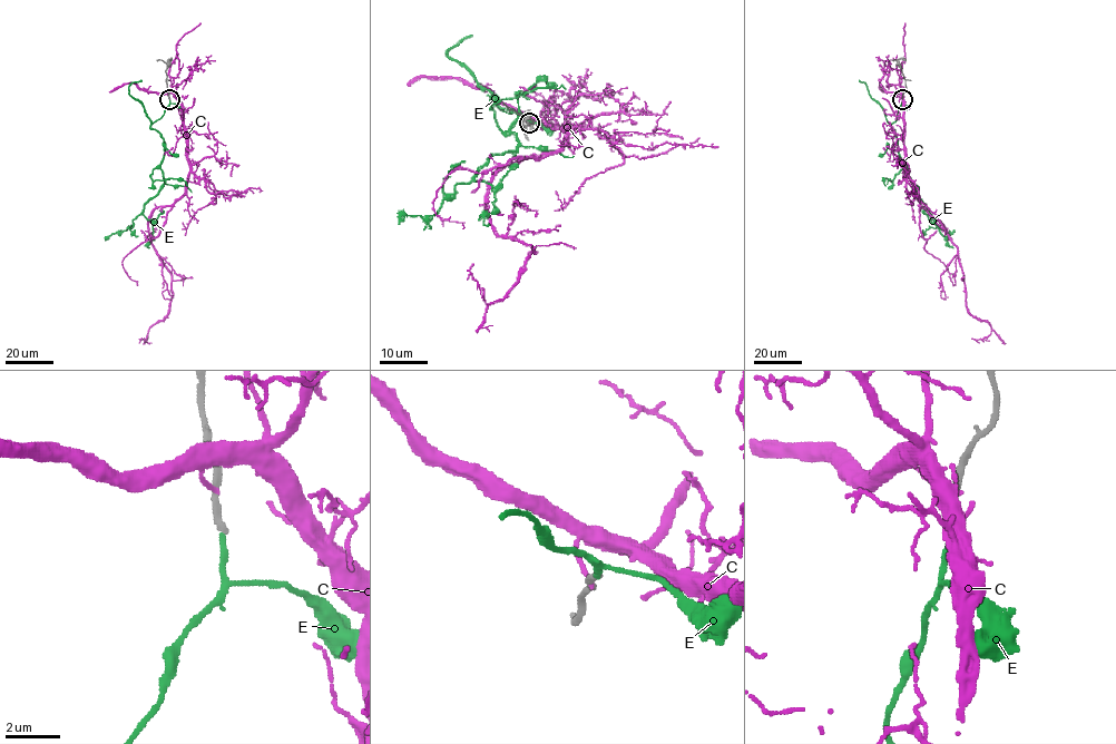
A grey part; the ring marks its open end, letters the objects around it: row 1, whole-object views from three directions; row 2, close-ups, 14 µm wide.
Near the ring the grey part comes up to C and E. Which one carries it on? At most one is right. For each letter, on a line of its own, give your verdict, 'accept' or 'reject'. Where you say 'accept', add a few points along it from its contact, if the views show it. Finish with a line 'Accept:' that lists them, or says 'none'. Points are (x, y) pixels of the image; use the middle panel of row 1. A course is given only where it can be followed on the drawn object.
C: reject
E: accept | via (529, 123), (490, 100), (519, 114), (510, 127), (518, 146), (493, 154), (434, 214), (405, 215), (398, 224)
Accept: E

